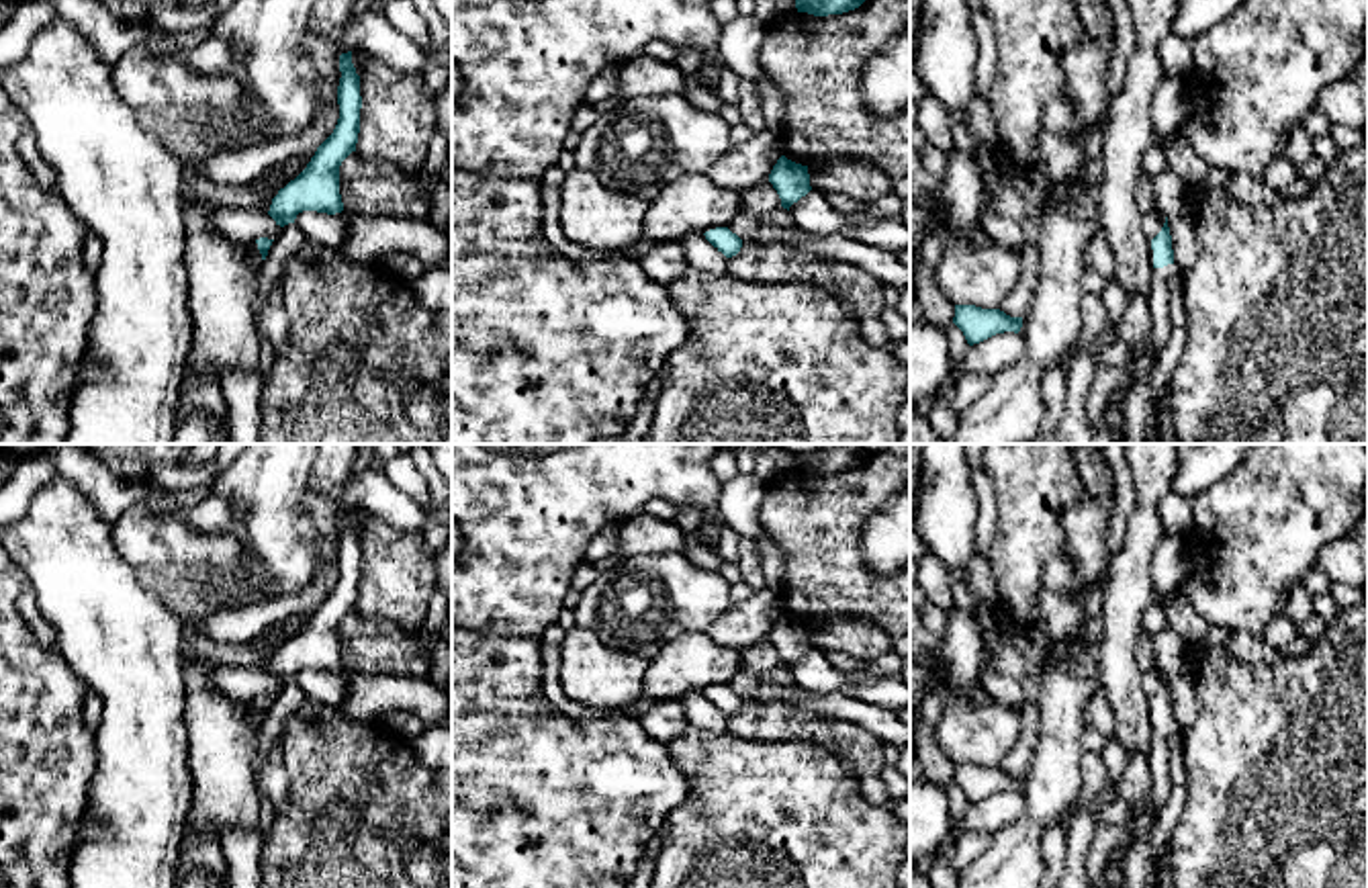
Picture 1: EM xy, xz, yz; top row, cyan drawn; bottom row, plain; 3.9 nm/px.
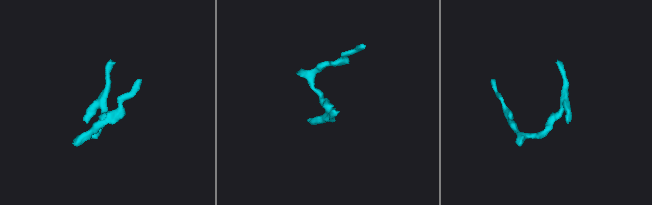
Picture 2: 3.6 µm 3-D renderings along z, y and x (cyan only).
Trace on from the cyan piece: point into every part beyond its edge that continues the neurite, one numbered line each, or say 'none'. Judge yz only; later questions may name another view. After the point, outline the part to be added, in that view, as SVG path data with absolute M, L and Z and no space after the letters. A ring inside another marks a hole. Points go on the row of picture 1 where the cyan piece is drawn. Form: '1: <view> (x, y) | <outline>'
1: yz (1170, 275) | M1168 264L1164 268L1153 268L1153 272L1170 291L1172 331L1149 372L1149 413L1147 413L1145 444L1155 442L1159 399L1168 395L1172 374L1180 362L1180 356L1188 340L1188 311L1184 307L1182 268L1178 268L1176 264Z

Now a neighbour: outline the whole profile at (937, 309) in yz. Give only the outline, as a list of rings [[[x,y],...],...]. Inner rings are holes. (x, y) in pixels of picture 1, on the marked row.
[[[932,227],[920,243],[918,264],[914,268],[912,280],[916,291],[916,301],[922,307],[922,321],[947,329],[955,317],[955,305],[943,295],[937,282],[937,268],[941,264],[943,239]]]

